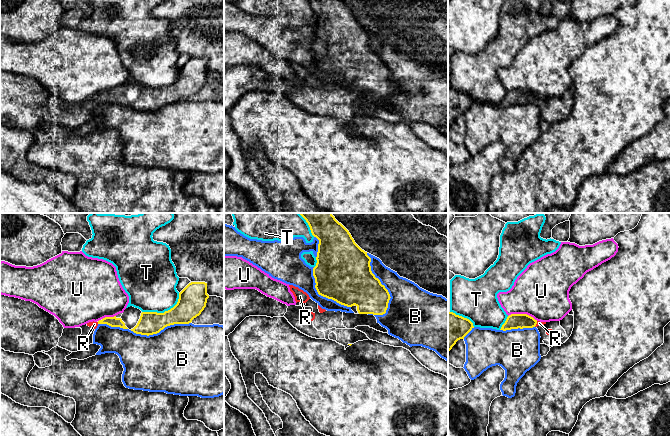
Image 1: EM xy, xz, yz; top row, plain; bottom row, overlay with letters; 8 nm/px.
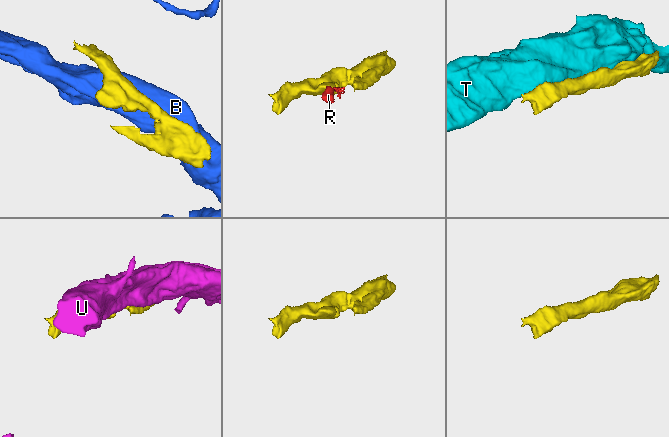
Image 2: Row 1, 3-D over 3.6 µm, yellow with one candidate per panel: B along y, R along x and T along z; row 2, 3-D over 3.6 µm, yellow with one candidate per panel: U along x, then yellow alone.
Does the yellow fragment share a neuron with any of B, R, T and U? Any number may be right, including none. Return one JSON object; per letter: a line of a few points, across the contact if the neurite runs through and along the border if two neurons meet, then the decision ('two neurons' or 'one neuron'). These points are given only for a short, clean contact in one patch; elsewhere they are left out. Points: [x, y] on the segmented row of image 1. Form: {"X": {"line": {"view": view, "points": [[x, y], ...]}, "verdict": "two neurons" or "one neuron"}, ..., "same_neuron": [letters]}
{"B": {"verdict": "two neurons"}, "R": {"line": {"view": "yz", "points": [[514, 321], [536, 323], [539, 323]]}, "verdict": "one neuron"}, "T": {"verdict": "two neurons"}, "U": {"verdict": "two neurons"}, "same_neuron": ["R"]}

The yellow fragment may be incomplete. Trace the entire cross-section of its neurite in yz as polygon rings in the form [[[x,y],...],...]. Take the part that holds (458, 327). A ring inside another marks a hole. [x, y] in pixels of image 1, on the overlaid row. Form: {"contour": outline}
{"contour": [[[448,312],[448,353],[456,342],[464,339],[473,328],[473,323],[469,319]]]}

